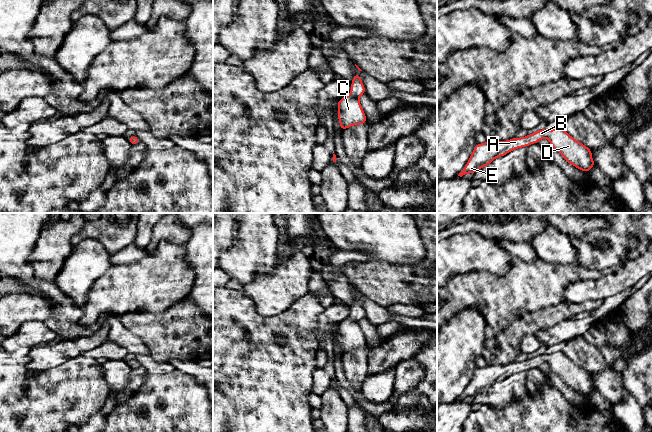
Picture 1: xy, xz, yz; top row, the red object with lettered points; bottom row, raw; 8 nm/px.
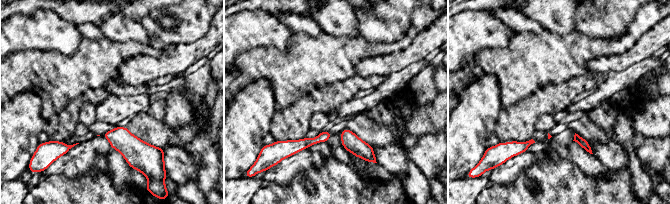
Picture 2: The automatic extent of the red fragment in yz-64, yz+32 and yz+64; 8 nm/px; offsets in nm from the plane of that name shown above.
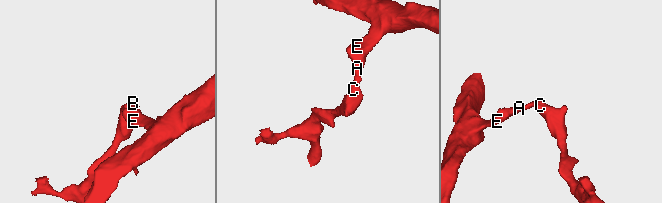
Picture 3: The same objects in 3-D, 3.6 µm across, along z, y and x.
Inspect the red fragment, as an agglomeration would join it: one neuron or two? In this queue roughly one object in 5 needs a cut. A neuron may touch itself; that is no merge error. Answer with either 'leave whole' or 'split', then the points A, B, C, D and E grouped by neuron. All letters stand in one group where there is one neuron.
leave whole | A B C D E

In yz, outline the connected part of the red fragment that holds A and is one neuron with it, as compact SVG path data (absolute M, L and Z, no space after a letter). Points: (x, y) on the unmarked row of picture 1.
M562 351L553 354L541 352L539 355L521 362L514 361L507 365L476 367L470 383L458 400L462 401L467 397L473 398L489 389L495 382L505 380L517 372L538 367L543 362L548 362L551 371L557 374L569 388L581 395L586 397L595 391L592 374L575 364Z

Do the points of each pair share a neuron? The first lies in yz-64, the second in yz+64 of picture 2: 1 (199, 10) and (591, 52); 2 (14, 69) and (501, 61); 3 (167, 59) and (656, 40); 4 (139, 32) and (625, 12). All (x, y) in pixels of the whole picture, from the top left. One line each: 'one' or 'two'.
1: two
2: one
3: one
4: two

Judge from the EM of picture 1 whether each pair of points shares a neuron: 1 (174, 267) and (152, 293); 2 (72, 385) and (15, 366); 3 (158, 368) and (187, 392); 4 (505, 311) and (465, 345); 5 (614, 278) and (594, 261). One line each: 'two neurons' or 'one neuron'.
1: one neuron
2: one neuron
3: two neurons
4: two neurons
5: two neurons

